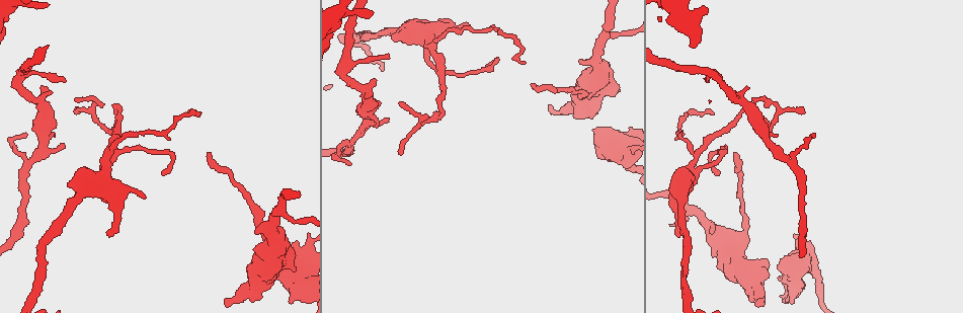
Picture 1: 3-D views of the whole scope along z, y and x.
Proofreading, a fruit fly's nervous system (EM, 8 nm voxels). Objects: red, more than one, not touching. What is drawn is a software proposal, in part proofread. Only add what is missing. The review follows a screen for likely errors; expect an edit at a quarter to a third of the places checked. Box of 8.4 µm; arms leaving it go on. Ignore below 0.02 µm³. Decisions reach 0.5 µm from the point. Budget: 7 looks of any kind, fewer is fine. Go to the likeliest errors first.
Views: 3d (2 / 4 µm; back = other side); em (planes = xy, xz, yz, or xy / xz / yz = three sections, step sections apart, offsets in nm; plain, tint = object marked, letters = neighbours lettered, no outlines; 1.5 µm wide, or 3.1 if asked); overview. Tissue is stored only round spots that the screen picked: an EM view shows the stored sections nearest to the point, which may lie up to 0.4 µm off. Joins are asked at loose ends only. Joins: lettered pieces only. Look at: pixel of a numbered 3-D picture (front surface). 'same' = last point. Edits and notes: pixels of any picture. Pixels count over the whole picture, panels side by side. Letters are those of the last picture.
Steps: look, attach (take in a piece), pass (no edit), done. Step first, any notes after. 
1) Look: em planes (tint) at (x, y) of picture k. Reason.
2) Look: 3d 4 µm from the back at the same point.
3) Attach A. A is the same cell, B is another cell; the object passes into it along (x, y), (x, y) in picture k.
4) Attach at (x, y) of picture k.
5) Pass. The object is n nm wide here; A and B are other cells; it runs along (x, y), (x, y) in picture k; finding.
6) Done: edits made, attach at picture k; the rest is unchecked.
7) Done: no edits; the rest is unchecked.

Look: em planes (tint) at (350, 164) of picture 1. An open end.

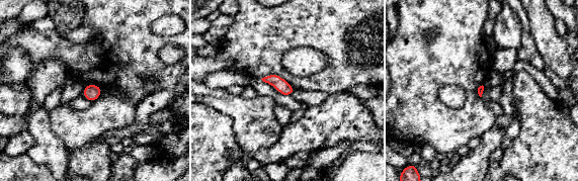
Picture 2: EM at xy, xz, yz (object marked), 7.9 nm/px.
Look: em planes (letters) at the same point.

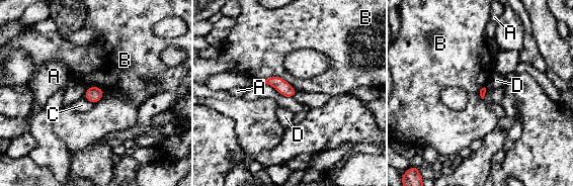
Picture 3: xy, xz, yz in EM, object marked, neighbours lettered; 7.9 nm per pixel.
Pass. A, B, C and D are other cells; a border runs along (262, 81), (280, 77), (297, 91) in picture 3; none of them fits.

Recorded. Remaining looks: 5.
Look: 3d 4 µm at (296, 268) of picture 1. Stops while still wide.

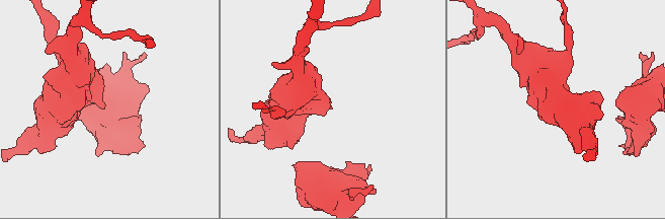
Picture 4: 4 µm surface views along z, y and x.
Look: em planes (letters) at (101, 106) of picture 4. Now the EM.

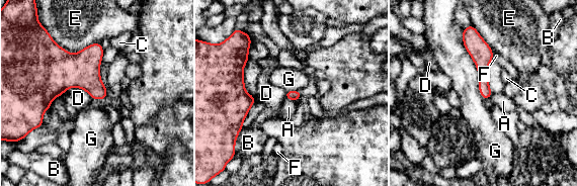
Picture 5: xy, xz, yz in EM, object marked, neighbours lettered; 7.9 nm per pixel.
Pass. A, B, C, D, E, F and G are other cells; a border runs along (285, 98), (296, 101) in picture 5; none of them fits.

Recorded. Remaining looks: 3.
Look: em planes (letters) at (533, 83) of picture 1. Branch stops here.

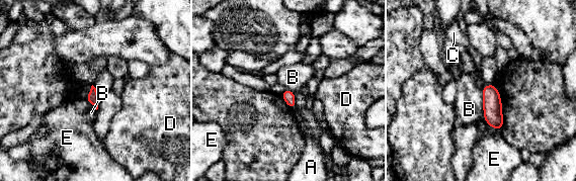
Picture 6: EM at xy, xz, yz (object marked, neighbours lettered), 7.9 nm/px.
Pass. A, B, C, D and E are other cells; a border runs along (481, 89), (484, 116) in picture 6; no lettered piece goes on from it.

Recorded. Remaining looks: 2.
Done: no edits; the rest is unchecked.

